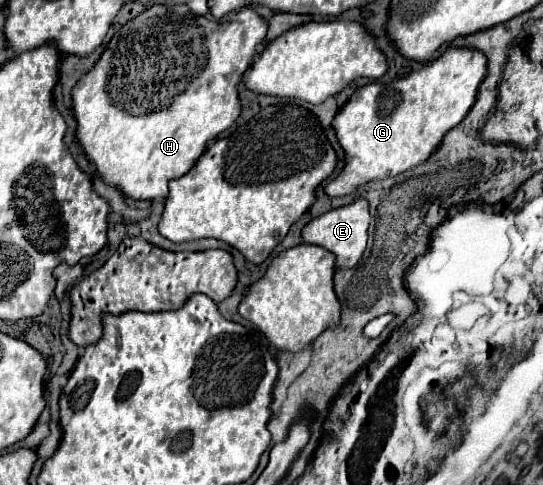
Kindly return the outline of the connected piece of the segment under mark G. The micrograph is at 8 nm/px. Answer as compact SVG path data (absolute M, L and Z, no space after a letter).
M449 46L437 60L397 82L359 88L333 120L347 164L343 174L325 186L325 192L329 196L347 196L371 180L395 178L425 164L443 136L459 126L471 110L485 74L487 56L483 52Z

